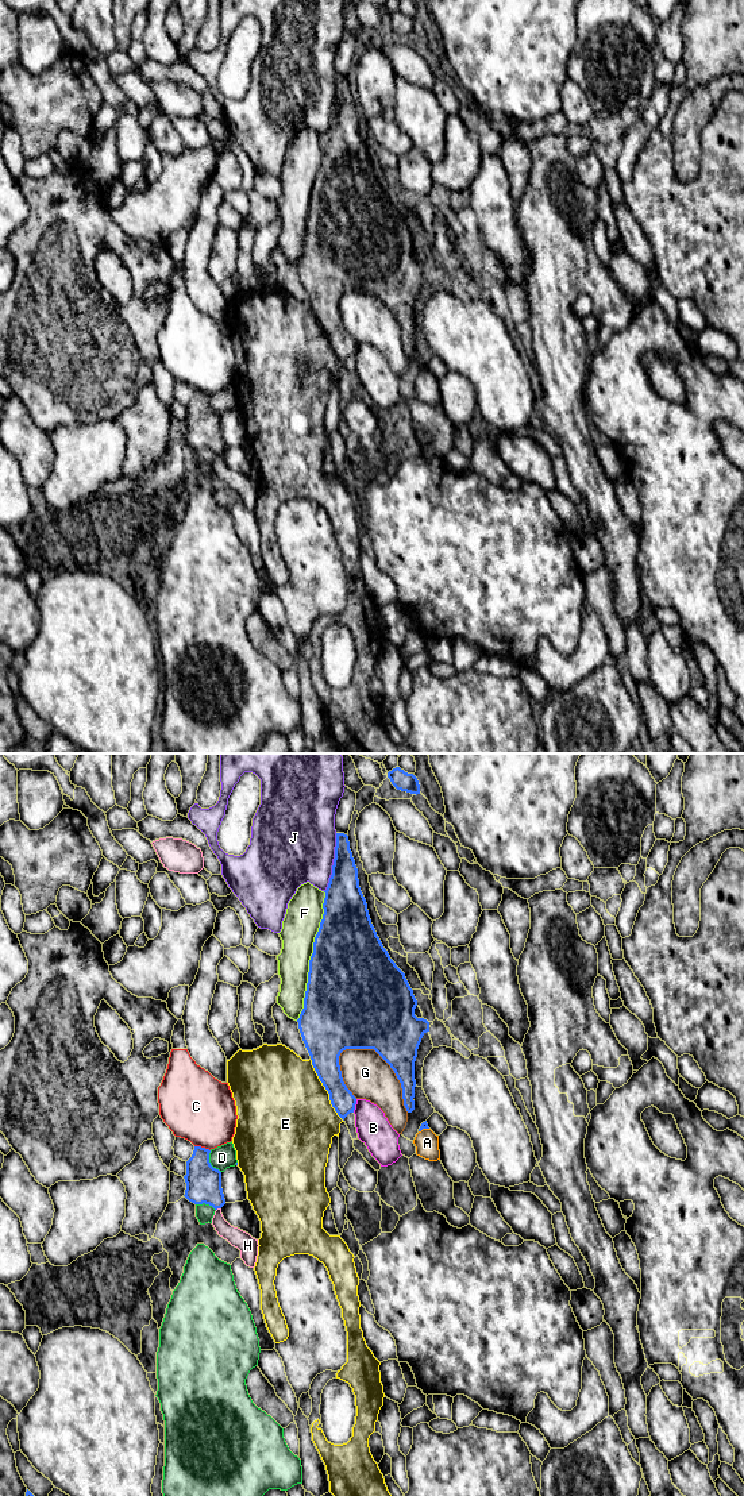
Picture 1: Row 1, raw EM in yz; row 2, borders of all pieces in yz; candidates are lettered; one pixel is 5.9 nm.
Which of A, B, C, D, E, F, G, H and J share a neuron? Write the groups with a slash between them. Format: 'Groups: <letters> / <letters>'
Groups: A / B / C / D / E / F / G / H / J

